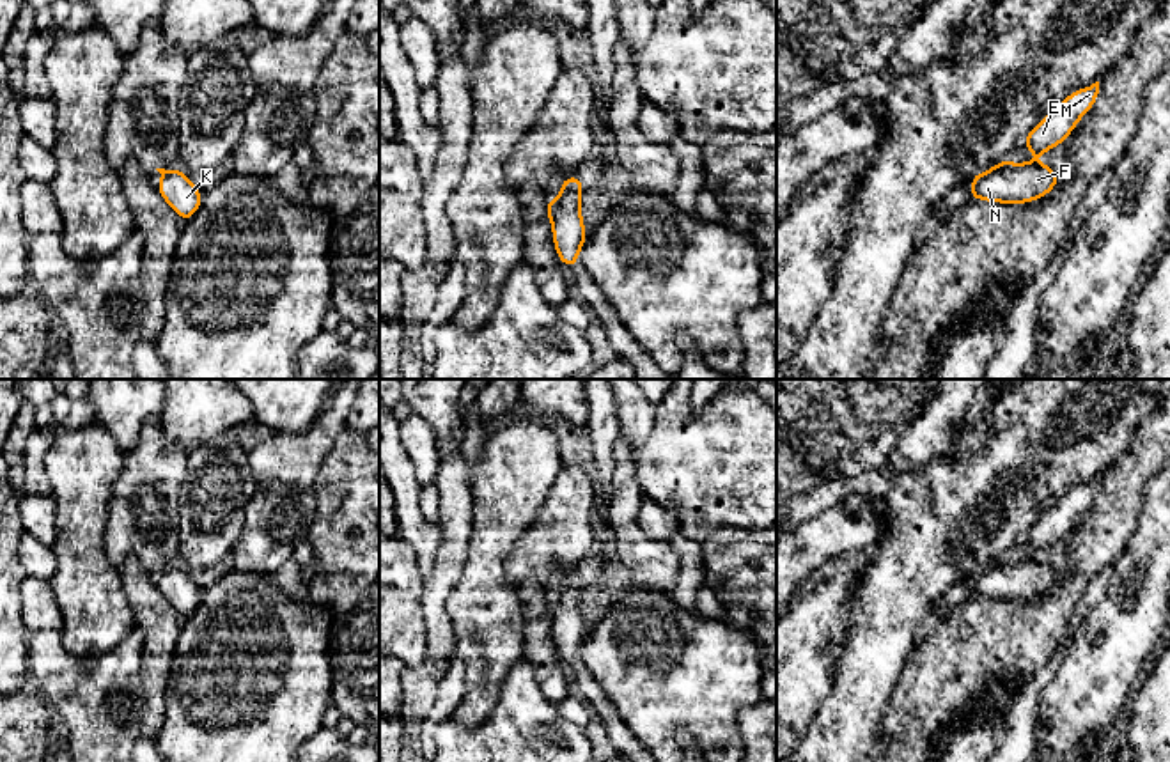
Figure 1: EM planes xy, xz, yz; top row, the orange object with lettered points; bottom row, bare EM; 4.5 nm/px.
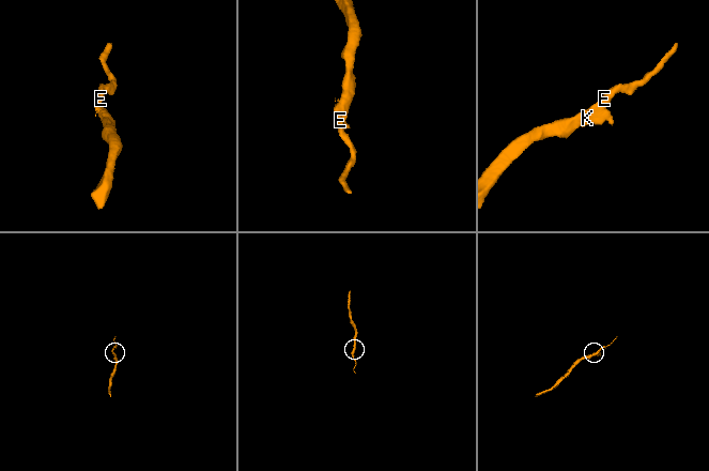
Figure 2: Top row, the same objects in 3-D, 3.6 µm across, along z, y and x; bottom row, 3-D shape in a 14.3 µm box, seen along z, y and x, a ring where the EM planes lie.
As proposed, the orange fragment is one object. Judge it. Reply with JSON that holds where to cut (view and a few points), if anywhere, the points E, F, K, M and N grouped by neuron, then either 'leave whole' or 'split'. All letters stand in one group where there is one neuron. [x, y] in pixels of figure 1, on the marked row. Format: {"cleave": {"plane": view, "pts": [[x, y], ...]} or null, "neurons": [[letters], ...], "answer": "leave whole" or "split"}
{"cleave": {"plane": "xz", "pts": [[561, 188], [561, 204], [552, 224]]}, "neurons": [["E", "M"], ["F", "K", "N"]], "answer": "split"}

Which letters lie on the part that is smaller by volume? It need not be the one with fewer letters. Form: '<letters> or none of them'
E, M

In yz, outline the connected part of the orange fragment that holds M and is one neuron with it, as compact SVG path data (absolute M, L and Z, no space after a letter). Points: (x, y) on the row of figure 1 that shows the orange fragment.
M1099 82L1067 96L1028 133L1023 145L1039 158L1048 149L1064 144L1064 138L1074 131L1078 121L1094 106L1097 94Z

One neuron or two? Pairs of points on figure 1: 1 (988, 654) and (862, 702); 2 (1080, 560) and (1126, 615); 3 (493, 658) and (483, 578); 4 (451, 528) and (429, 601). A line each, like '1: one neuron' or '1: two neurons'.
1: two neurons
2: two neurons
3: one neuron
4: one neuron

